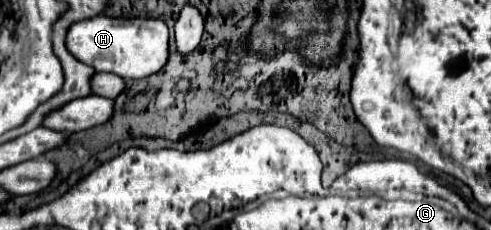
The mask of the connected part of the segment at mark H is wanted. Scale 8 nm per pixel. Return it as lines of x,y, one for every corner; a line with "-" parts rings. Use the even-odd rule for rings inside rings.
95,16
83,22
75,22
67,32
69,52
93,66
97,72
111,72
121,78
147,78
157,74
169,58
169,28
159,18
113,18
113,16

